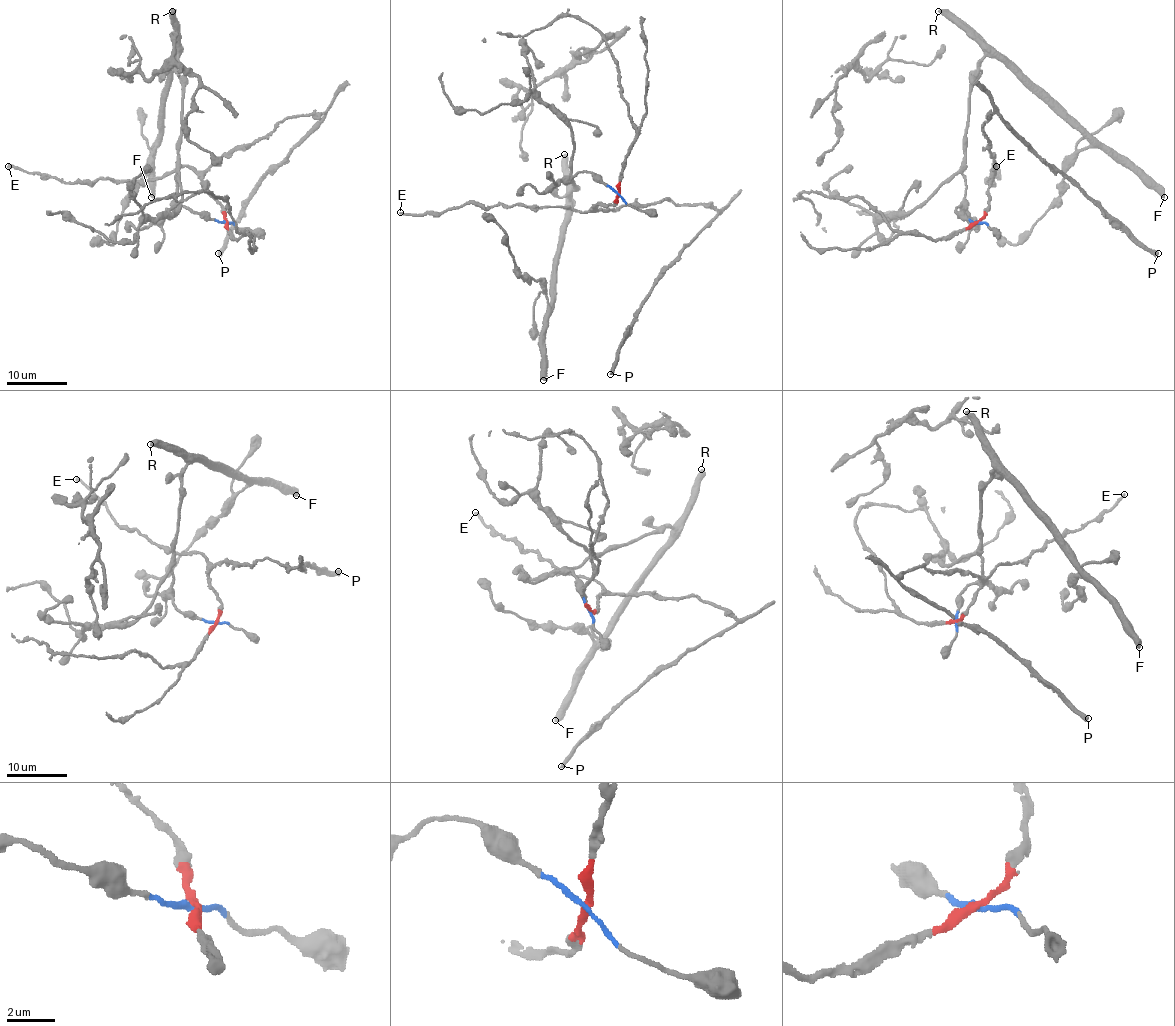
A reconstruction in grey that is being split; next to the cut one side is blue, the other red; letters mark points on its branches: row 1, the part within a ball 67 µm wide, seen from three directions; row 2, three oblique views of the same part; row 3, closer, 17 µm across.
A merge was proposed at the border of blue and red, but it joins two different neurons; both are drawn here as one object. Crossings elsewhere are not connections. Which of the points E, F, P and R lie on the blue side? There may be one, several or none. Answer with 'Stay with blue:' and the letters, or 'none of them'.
Stay with blue: F, R

